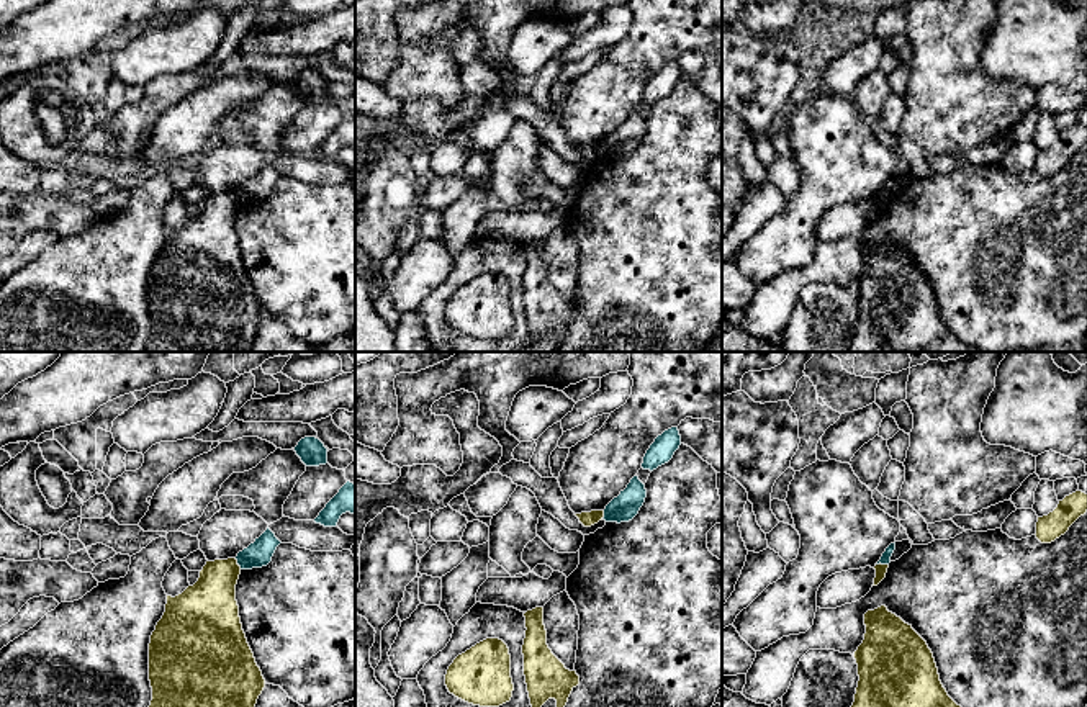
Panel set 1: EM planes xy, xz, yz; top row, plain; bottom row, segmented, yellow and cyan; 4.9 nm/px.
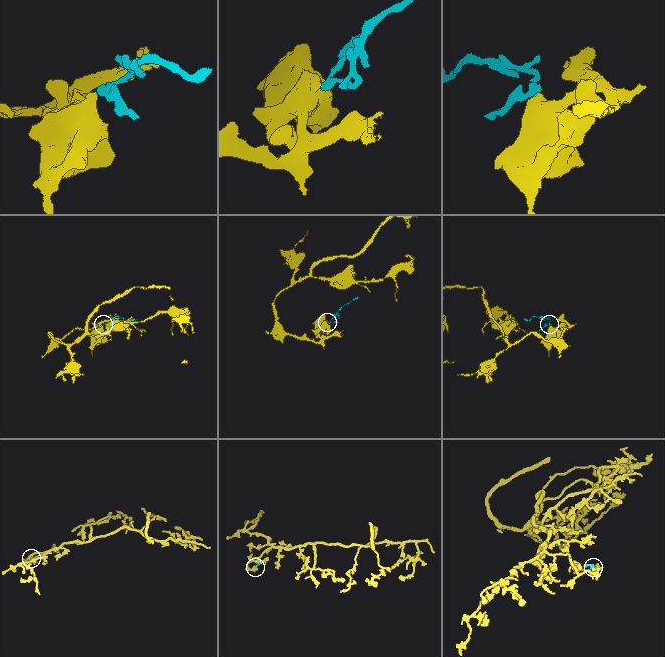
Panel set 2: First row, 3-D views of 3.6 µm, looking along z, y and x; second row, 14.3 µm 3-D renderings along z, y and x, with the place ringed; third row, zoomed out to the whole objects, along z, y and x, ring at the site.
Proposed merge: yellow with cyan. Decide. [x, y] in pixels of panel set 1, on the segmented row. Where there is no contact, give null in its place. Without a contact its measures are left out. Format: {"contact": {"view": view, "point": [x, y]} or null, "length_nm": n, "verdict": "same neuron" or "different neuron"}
{"contact": {"view": "yz", "point": [879, 563]}, "length_nm": 60, "verdict": "different neuron"}

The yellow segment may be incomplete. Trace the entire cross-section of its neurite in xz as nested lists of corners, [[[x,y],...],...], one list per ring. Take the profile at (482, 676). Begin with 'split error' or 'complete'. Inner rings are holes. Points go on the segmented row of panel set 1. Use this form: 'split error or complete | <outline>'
complete | [[[486,638],[449,666],[445,686],[455,697],[480,707],[499,707],[511,700],[511,655],[499,638]]]

